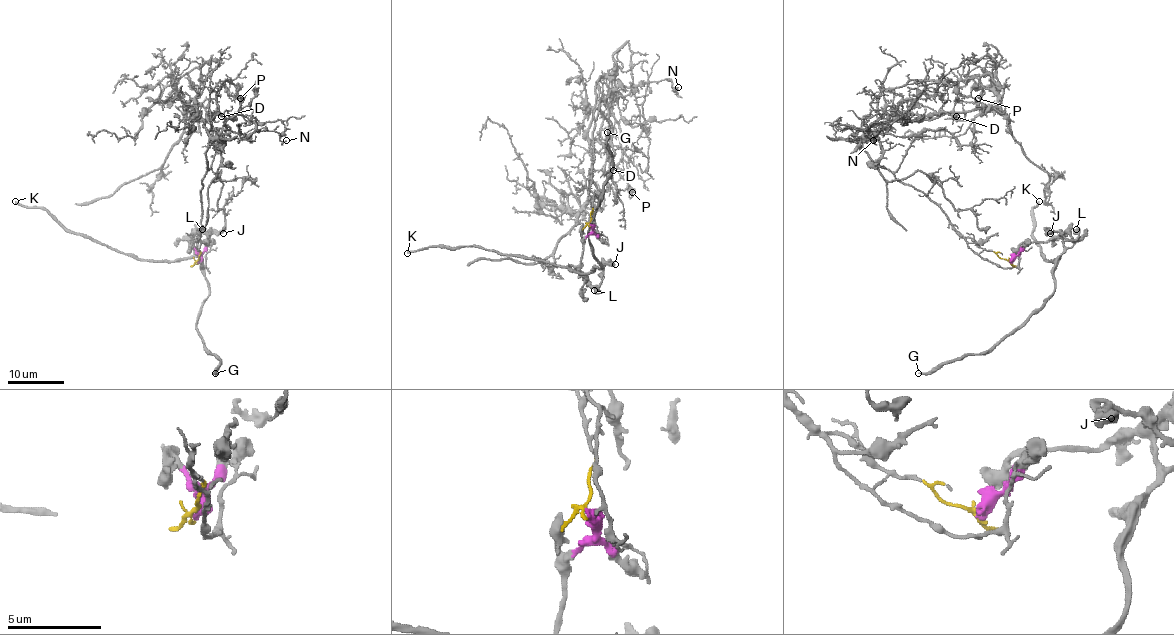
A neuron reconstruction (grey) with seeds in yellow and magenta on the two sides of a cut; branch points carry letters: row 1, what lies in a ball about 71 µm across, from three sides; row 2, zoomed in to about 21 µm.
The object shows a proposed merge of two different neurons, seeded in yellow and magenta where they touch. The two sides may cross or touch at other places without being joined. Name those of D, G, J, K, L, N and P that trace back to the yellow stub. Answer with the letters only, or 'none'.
D, N, P

